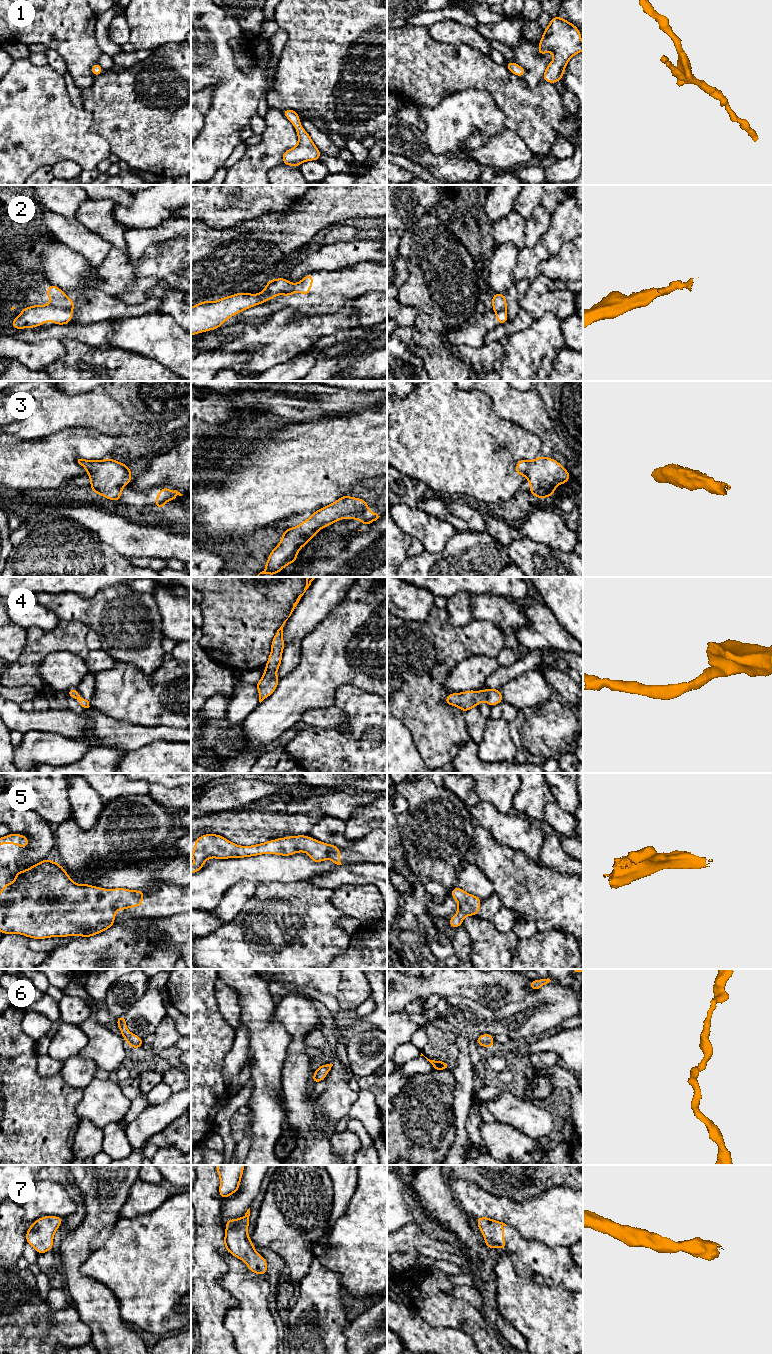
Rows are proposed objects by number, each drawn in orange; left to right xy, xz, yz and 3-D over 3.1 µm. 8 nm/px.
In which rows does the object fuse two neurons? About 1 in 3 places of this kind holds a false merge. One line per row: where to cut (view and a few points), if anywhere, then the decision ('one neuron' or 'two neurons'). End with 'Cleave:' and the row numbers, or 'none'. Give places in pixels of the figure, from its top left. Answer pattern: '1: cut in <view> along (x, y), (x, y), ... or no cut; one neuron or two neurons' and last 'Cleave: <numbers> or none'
1: no cut; one neuron
2: cut in xy along (49, 304), (69, 311); two neurons
3: no cut; one neuron
4: no cut; one neuron
5: no cut; one neuron
6: no cut; one neuron
7: no cut; one neuron
Cleave: 2

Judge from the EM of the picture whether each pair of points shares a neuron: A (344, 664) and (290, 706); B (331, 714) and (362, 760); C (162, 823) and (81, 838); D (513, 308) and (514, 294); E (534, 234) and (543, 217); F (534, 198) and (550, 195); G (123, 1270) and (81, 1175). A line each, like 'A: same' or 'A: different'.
A: same
B: different
C: same
D: same
E: same
F: different
G: different

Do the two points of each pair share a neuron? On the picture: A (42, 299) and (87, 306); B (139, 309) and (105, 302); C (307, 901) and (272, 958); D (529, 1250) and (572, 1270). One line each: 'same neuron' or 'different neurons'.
A: same neuron
B: same neuron
C: same neuron
D: same neuron

